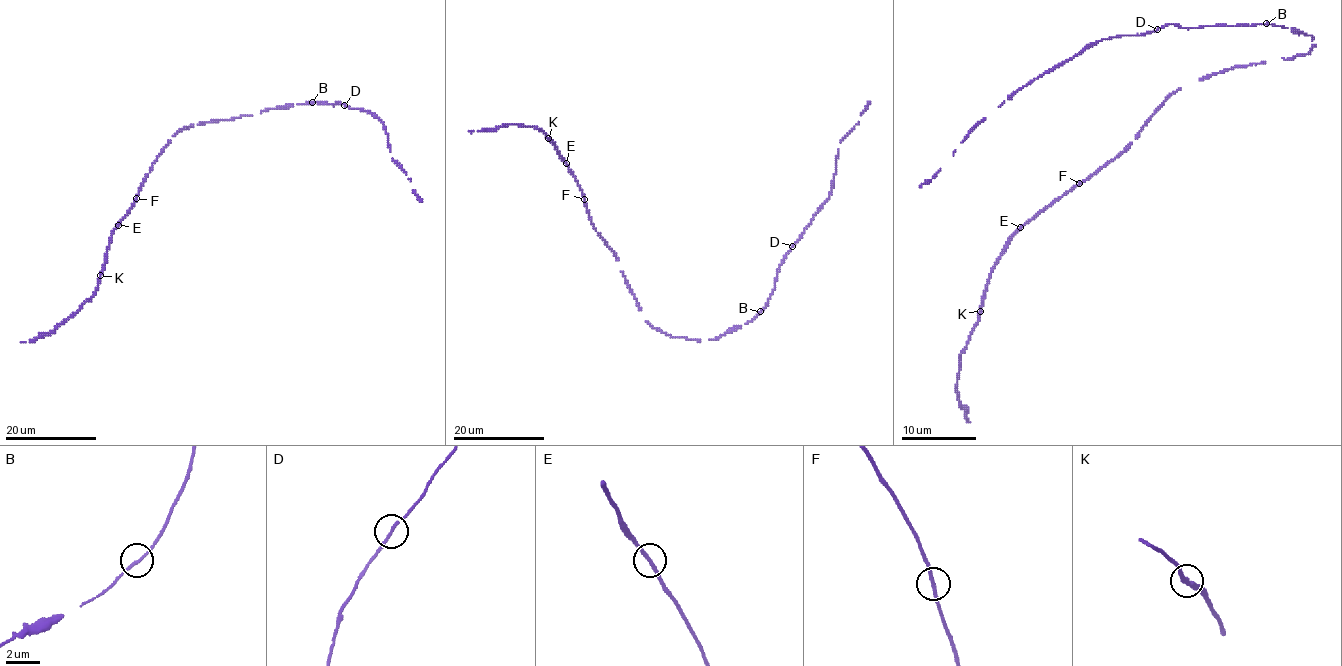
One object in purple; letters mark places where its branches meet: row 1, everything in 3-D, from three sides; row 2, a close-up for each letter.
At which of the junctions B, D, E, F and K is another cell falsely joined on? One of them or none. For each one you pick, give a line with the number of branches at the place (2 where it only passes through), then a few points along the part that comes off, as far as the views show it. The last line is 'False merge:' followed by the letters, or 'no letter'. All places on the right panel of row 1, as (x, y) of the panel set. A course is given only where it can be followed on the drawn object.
False merge: no letter

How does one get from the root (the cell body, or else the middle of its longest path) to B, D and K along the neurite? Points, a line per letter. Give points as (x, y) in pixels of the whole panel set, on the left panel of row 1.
B: (207, 123), (312, 102)
D: (207, 123), (309, 102), (341, 102), (344, 106)
K: (207, 123), (183, 128), (162, 150), (144, 179), (136, 201), (112, 234), (101, 276)

